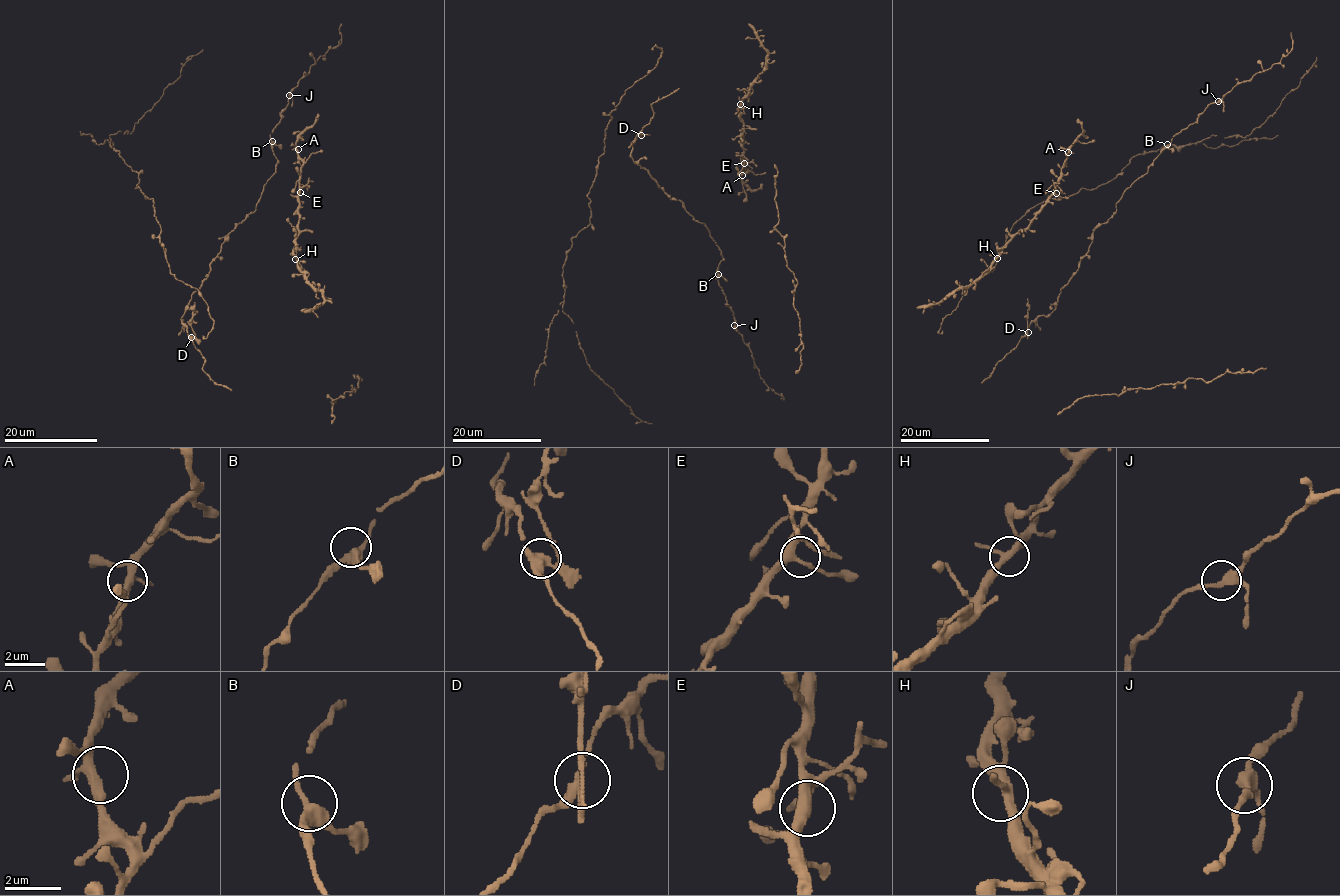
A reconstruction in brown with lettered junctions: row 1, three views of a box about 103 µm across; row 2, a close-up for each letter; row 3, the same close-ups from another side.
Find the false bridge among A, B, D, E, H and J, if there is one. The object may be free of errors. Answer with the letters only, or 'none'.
D

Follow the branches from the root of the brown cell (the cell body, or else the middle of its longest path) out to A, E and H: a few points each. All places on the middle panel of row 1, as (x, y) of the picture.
A: (740, 119), (743, 124), (743, 165), (747, 168), (742, 175)
E: (740, 119), (743, 124), (744, 163)
H: (740, 119), (740, 104)

